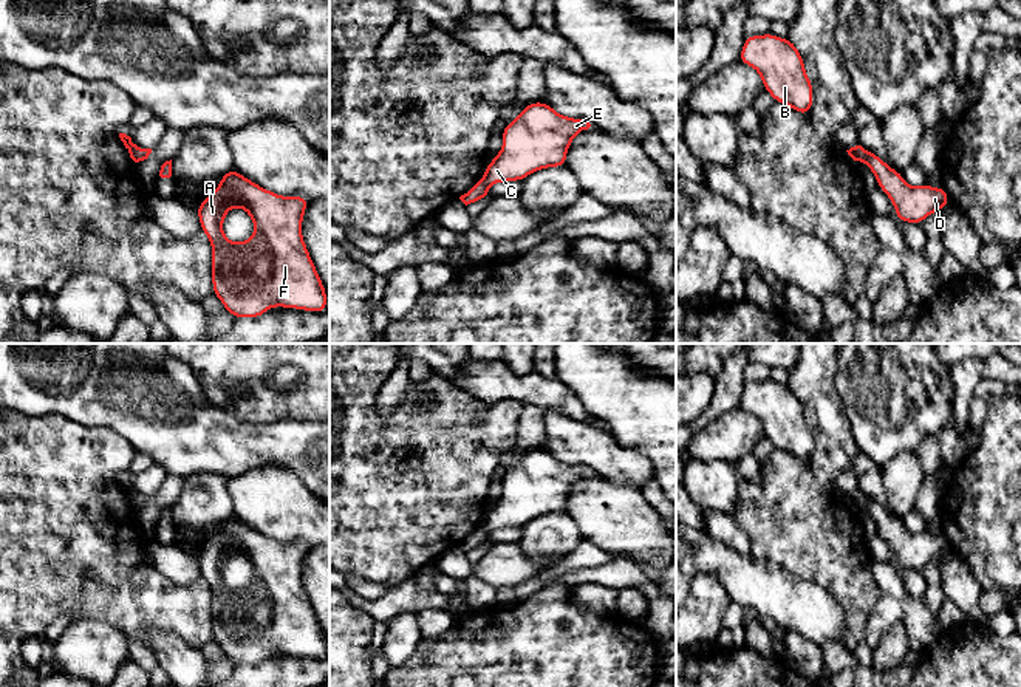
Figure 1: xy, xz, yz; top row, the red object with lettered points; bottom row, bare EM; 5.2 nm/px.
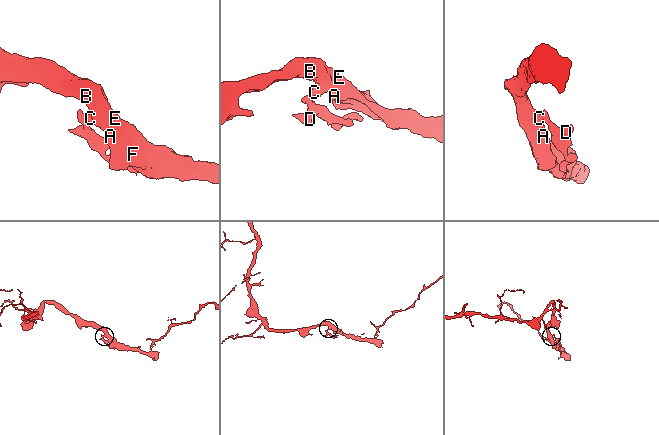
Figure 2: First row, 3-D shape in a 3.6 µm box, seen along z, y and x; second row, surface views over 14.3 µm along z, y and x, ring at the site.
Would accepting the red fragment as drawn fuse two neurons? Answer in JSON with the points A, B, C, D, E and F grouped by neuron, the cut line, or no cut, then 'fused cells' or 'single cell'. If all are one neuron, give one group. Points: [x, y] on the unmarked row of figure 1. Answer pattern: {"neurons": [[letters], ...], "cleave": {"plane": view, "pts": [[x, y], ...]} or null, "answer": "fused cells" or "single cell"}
{"neurons": [["A", "B", "C", "E", "F"], ["D"]], "cleave": {"plane": "xy", "pts": [[136, 494], [140, 506]]}, "answer": "fused cells"}

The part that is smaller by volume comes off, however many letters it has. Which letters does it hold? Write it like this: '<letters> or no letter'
D

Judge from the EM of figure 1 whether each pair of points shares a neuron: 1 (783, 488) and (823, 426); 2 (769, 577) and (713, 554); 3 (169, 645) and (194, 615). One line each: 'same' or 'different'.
1: same
2: same
3: different

